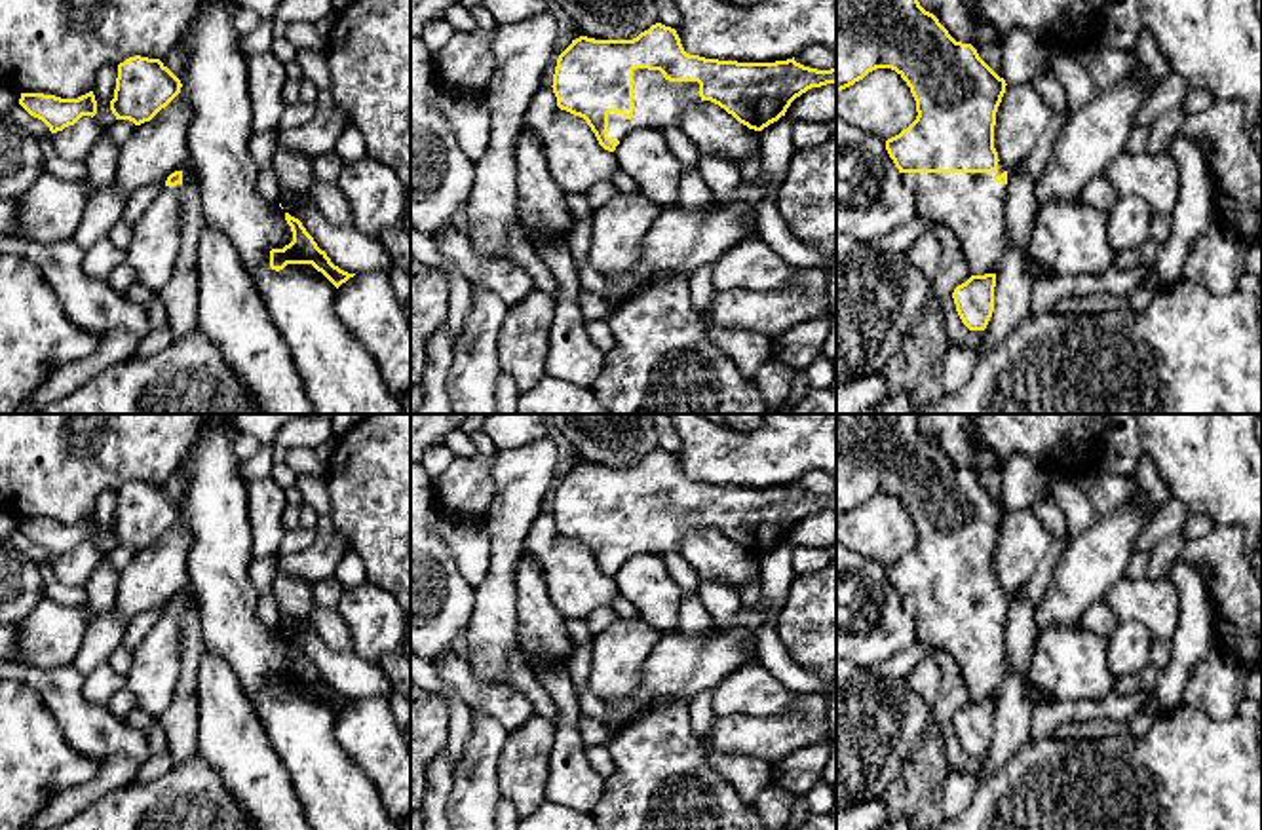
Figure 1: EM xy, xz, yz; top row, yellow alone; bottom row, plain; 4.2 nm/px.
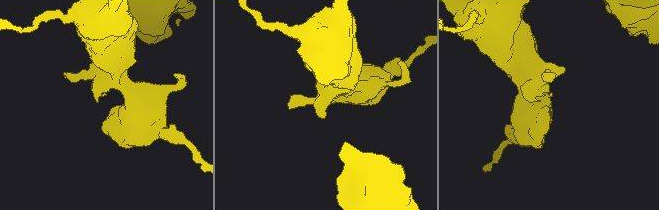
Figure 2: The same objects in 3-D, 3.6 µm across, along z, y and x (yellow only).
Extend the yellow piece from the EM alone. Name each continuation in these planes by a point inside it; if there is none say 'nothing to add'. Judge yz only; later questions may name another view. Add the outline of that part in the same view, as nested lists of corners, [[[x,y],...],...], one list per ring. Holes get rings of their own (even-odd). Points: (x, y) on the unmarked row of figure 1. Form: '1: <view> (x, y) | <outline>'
1: yz (972, 631) | [[[998,587],[996,598],[901,598],[912,615],[918,640],[946,651],[960,667],[971,701],[998,699],[1005,676],[1005,615],[996,606],[1005,593]]]

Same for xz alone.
1: xz (658, 528) | [[[633,496],[633,543],[608,539],[608,562],[625,564],[642,553],[677,553],[684,536],[701,528],[698,507],[669,507],[660,496]]]

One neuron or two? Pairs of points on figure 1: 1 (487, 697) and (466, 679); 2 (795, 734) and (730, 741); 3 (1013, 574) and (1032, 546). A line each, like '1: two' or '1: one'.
1: one
2: one
3: one

